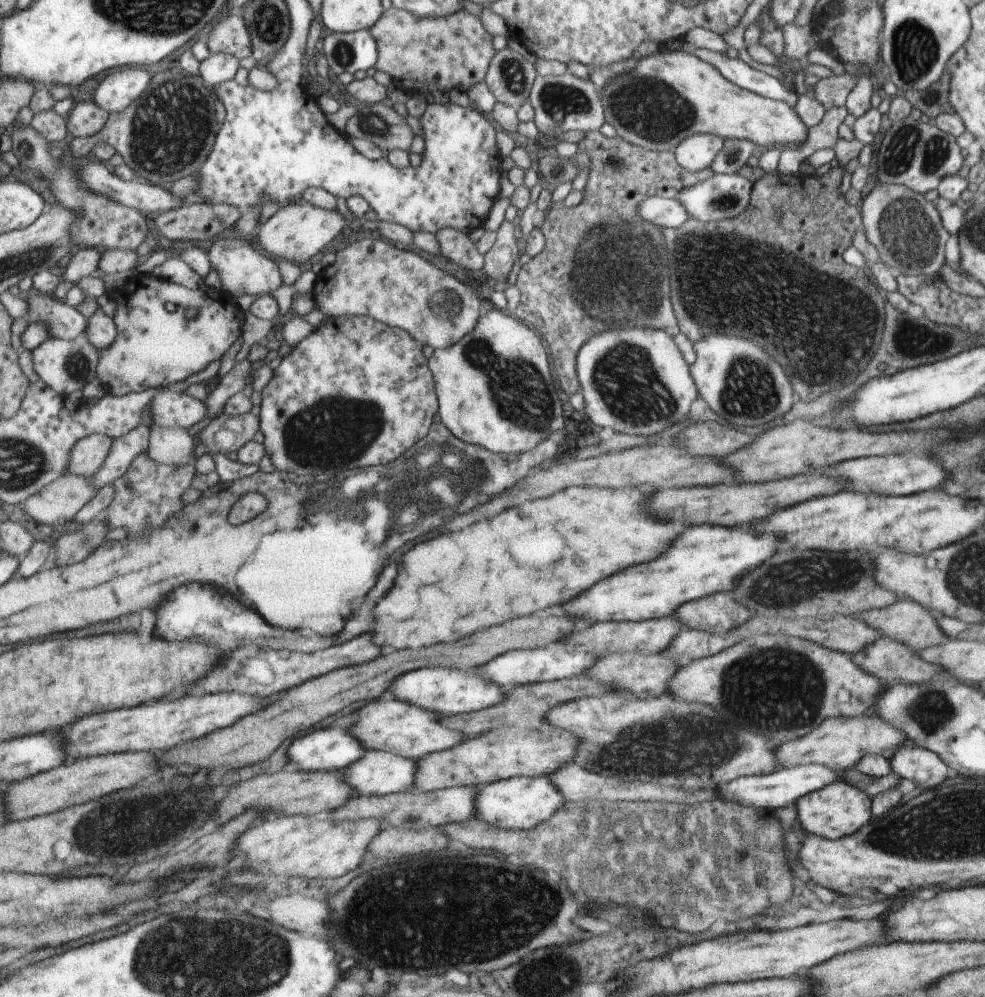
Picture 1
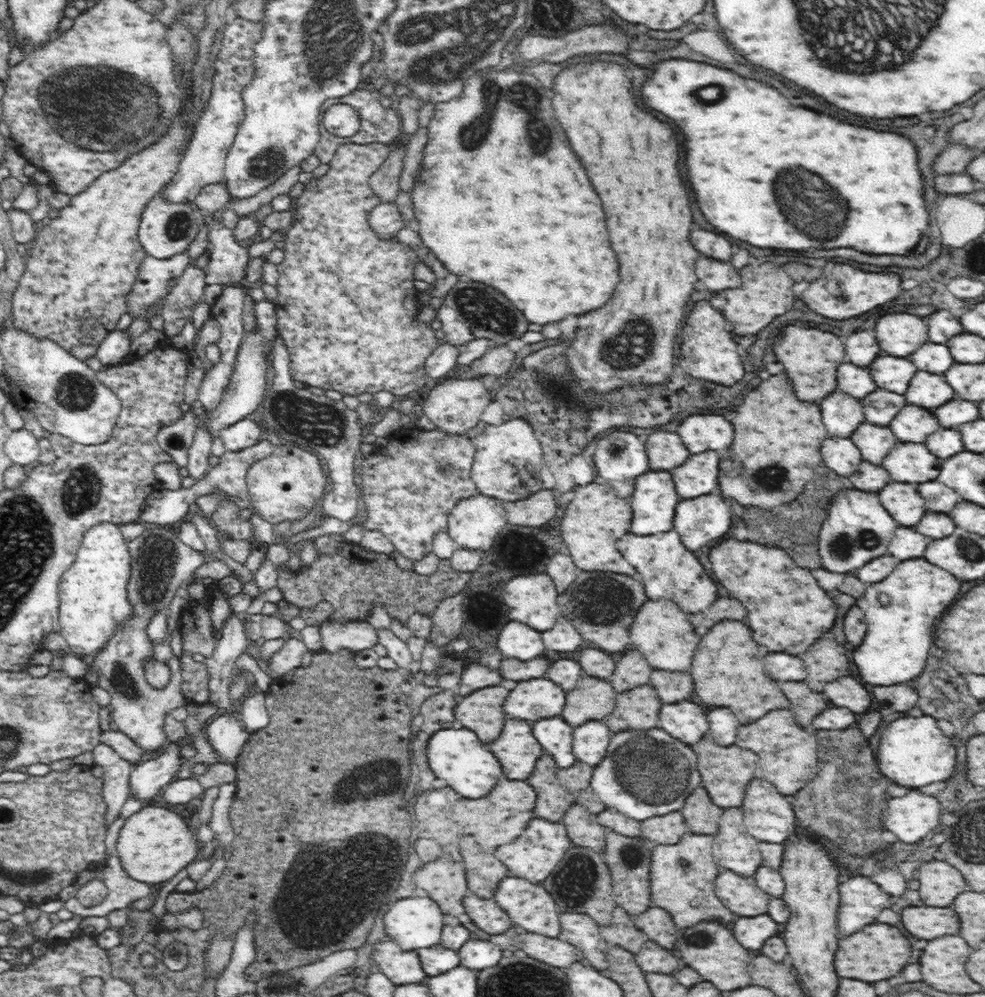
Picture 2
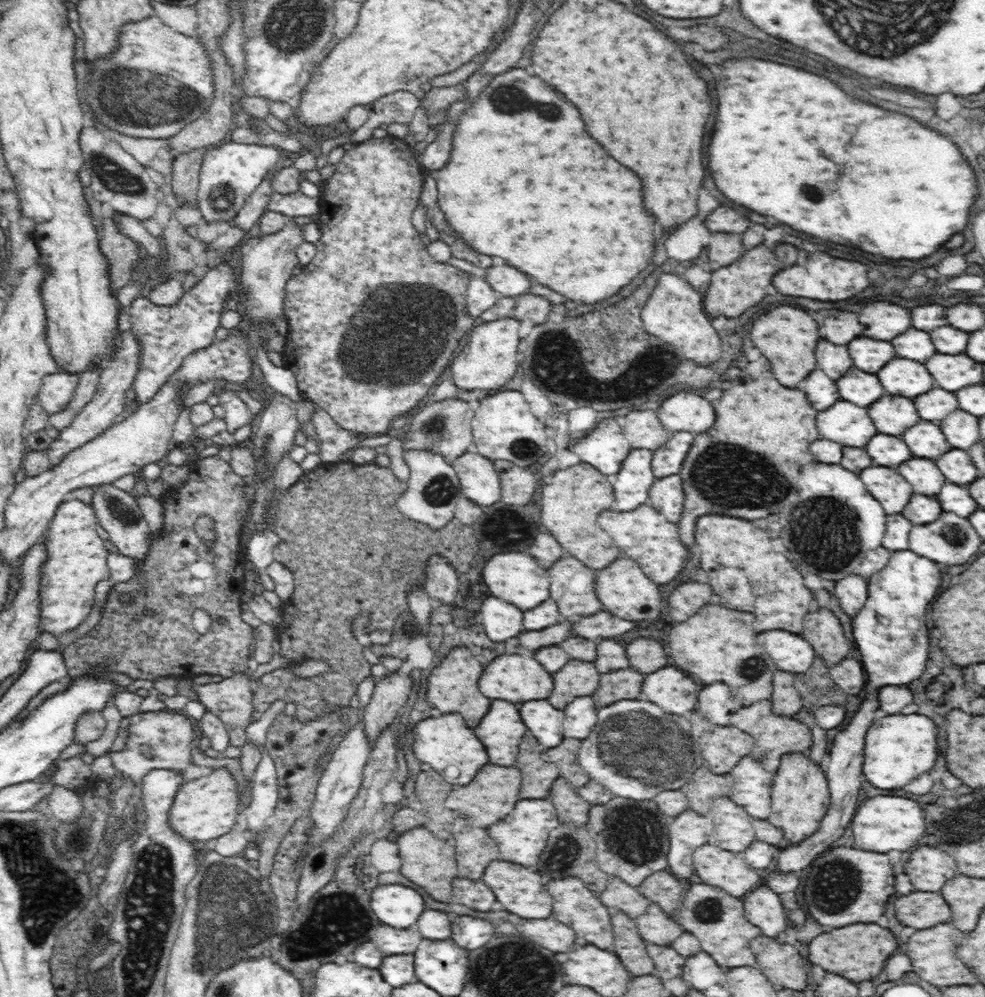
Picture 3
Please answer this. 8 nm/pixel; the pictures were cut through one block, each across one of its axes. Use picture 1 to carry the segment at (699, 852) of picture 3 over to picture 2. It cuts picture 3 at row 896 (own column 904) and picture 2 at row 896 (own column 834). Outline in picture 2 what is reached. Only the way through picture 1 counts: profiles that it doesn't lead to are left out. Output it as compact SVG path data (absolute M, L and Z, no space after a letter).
M720 870L715 880L715 893L734 915L758 916L768 912L771 896L762 890L753 876L740 876L734 871Z

